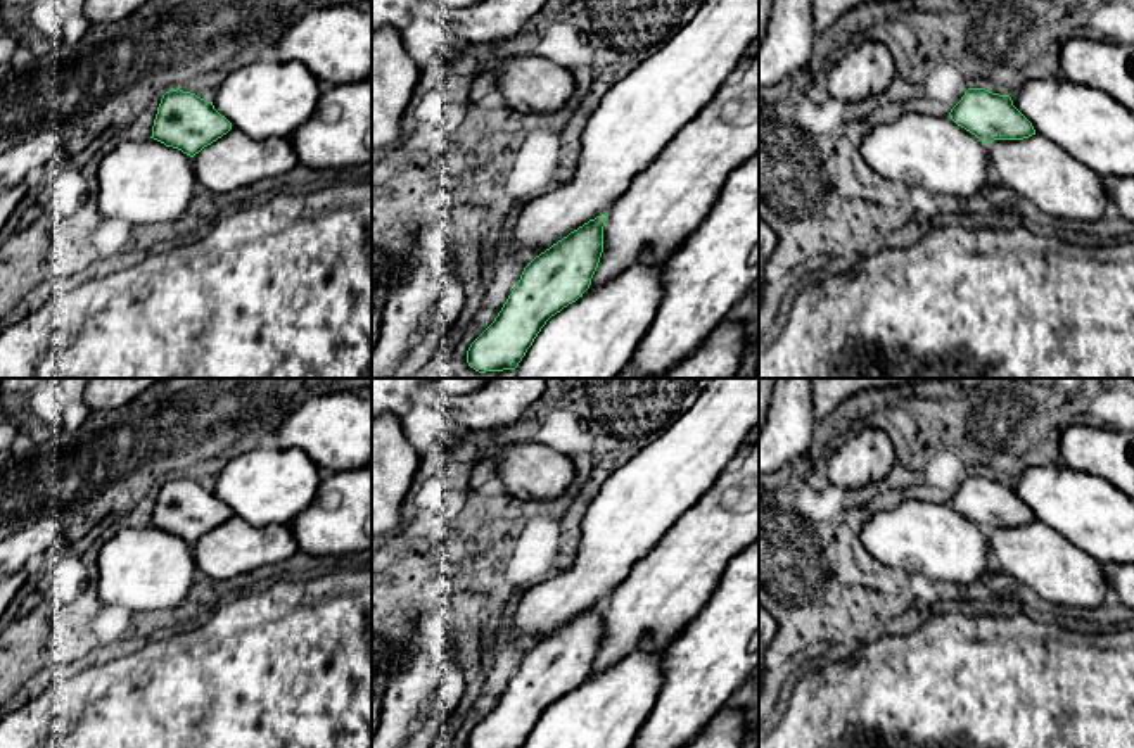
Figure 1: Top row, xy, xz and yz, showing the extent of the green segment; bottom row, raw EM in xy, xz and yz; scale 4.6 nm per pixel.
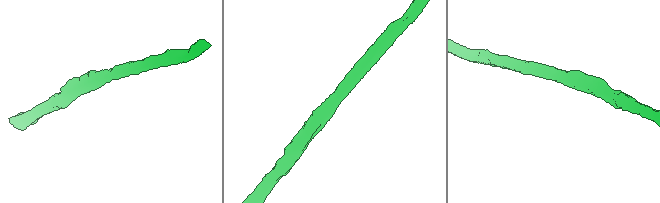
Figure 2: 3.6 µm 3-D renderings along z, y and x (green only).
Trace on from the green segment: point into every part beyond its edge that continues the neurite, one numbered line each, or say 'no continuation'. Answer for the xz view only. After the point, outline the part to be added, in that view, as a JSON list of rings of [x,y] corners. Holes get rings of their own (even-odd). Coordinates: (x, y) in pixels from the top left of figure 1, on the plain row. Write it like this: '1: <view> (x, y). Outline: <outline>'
1: xz (664, 591). Outline: [[[759,442],[738,458],[712,487],[666,532],[608,596],[603,639],[591,672],[598,674],[633,648],[667,648],[700,613],[728,563],[759,537]]]

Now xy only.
1: xy (234, 548). Outline: [[[233,515],[194,542],[197,572],[213,584],[282,563],[294,553],[289,525],[256,527]]]

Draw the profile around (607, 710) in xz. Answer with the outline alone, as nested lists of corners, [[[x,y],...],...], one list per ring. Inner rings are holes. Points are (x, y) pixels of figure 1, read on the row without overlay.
[[[633,648],[551,703],[522,748],[631,748],[662,684],[666,650]]]

